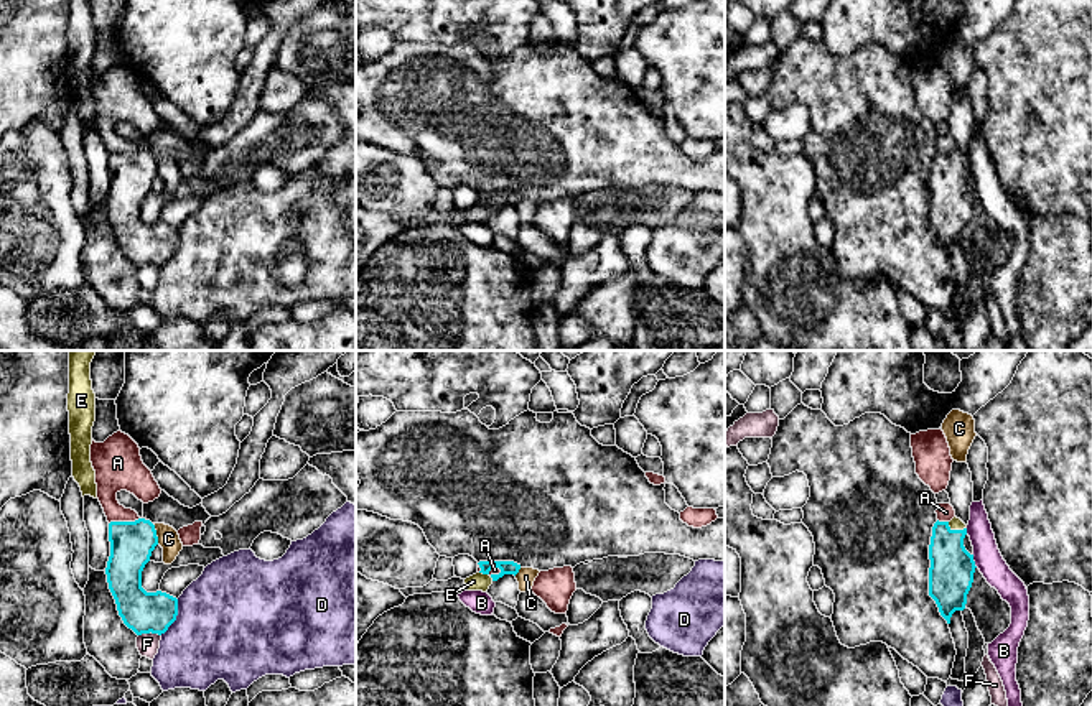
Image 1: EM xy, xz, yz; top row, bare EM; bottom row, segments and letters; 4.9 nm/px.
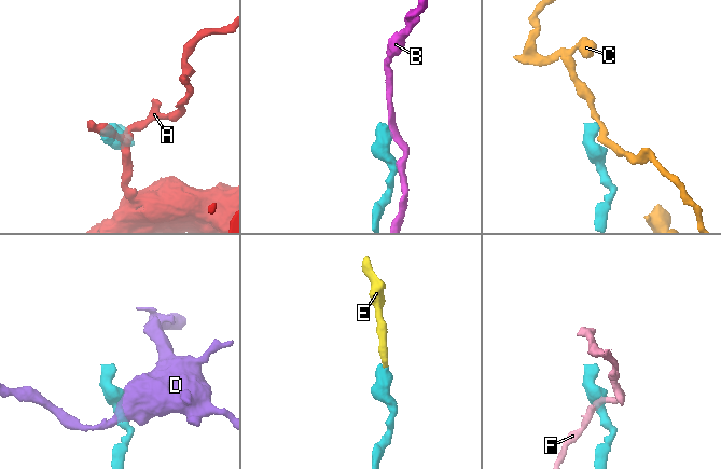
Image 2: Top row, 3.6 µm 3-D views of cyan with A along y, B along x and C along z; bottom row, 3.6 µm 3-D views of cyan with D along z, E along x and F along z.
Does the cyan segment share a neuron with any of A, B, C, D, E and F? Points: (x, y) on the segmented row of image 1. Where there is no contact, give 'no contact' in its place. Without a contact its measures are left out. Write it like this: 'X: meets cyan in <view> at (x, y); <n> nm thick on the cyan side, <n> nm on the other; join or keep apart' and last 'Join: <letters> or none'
A: meets cyan in xy at (124, 522); 200 nm thick on the cyan side, 190 nm on the other; keep apart
B: meets cyan in yz at (972, 560); 220 nm thick on the cyan side, 140 nm on the other; keep apart
C: meets cyan in xy at (155, 534); 200 nm thick on the cyan side, 110 nm on the other; keep apart
D: meets cyan in xy at (175, 617); 200 nm thick on the cyan side, 480 nm on the other; keep apart
E: meets cyan in yz at (956, 530); 220 nm thick on the cyan side, 60 nm on the other; join
F: meets cyan in xy at (149, 632); 200 nm thick on the cyan side, 110 nm on the other; keep apart
Join: E

